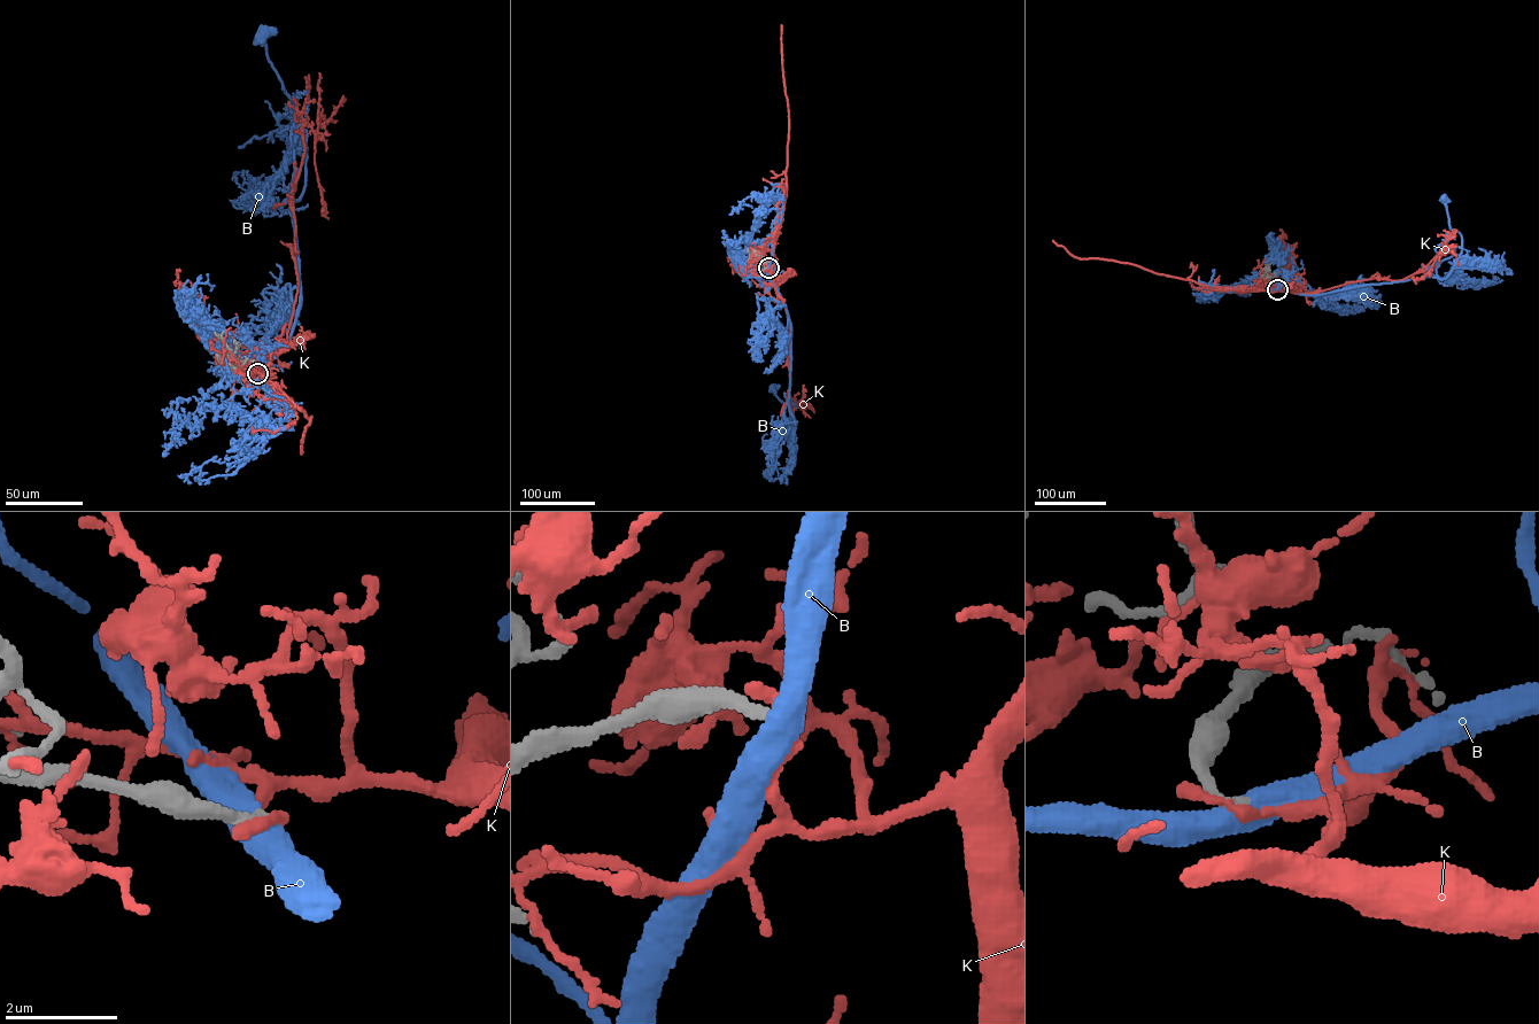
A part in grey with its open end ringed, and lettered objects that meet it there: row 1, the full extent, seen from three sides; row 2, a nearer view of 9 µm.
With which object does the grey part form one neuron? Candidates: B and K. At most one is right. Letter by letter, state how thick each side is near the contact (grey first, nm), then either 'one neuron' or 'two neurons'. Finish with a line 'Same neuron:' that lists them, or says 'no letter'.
B: 200/500 nm | one neuron
K: 240/260 nm | two neurons
Same neuron: B

